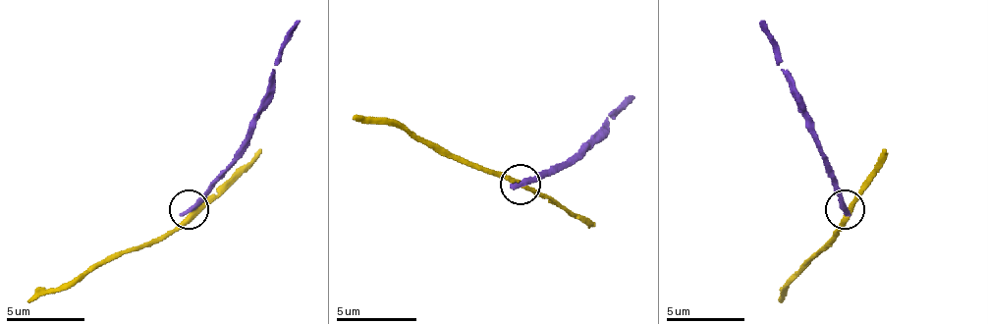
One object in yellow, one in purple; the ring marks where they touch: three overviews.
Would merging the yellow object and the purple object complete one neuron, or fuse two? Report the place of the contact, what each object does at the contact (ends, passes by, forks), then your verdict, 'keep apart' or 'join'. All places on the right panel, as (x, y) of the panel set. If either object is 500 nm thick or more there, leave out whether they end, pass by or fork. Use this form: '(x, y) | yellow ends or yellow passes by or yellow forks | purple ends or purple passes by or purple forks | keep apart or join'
(845, 209) | yellow passes by | purple ends | keep apart

